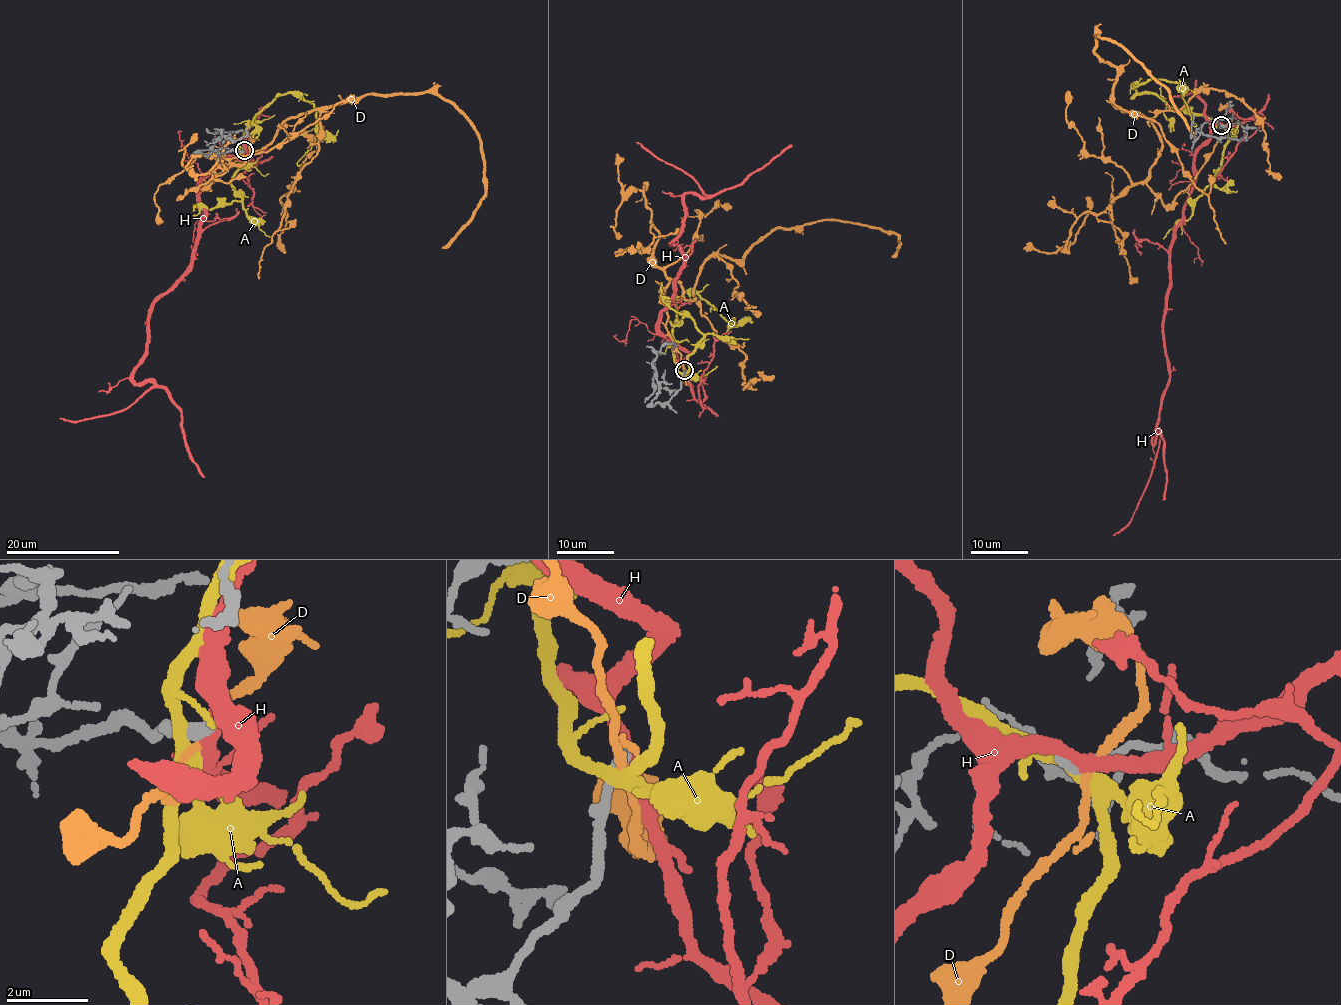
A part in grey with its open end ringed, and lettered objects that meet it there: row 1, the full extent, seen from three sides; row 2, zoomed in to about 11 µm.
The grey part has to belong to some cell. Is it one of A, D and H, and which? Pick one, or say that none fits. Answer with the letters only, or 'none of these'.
none of these

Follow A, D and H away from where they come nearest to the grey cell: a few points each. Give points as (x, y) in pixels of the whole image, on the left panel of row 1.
A: (241, 151), (244, 131), (278, 94), (289, 93), (313, 104), (318, 123), (301, 164)
D: (241, 153), (207, 185), (300, 113), (374, 93), (433, 93), (451, 100), (479, 142), (484, 195), (441, 248)
H: (244, 152), (202, 178), (193, 265), (152, 305), (144, 359), (132, 375), (153, 387), (114, 413), (60, 418)

